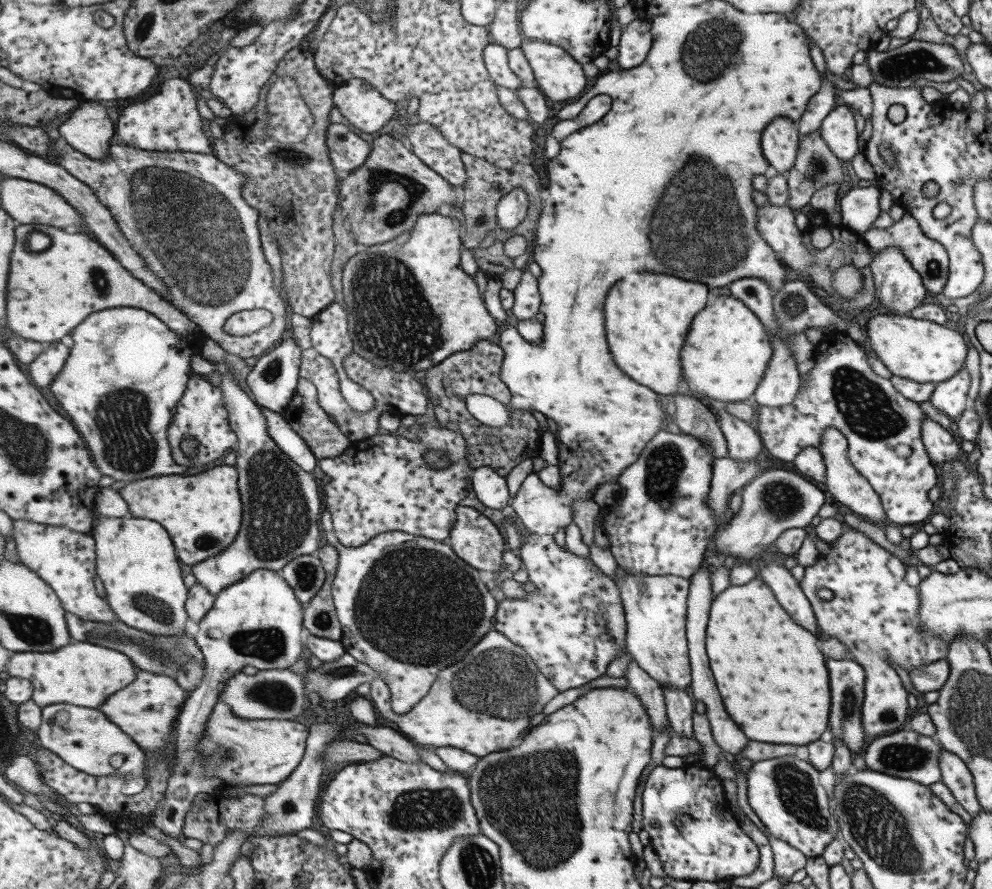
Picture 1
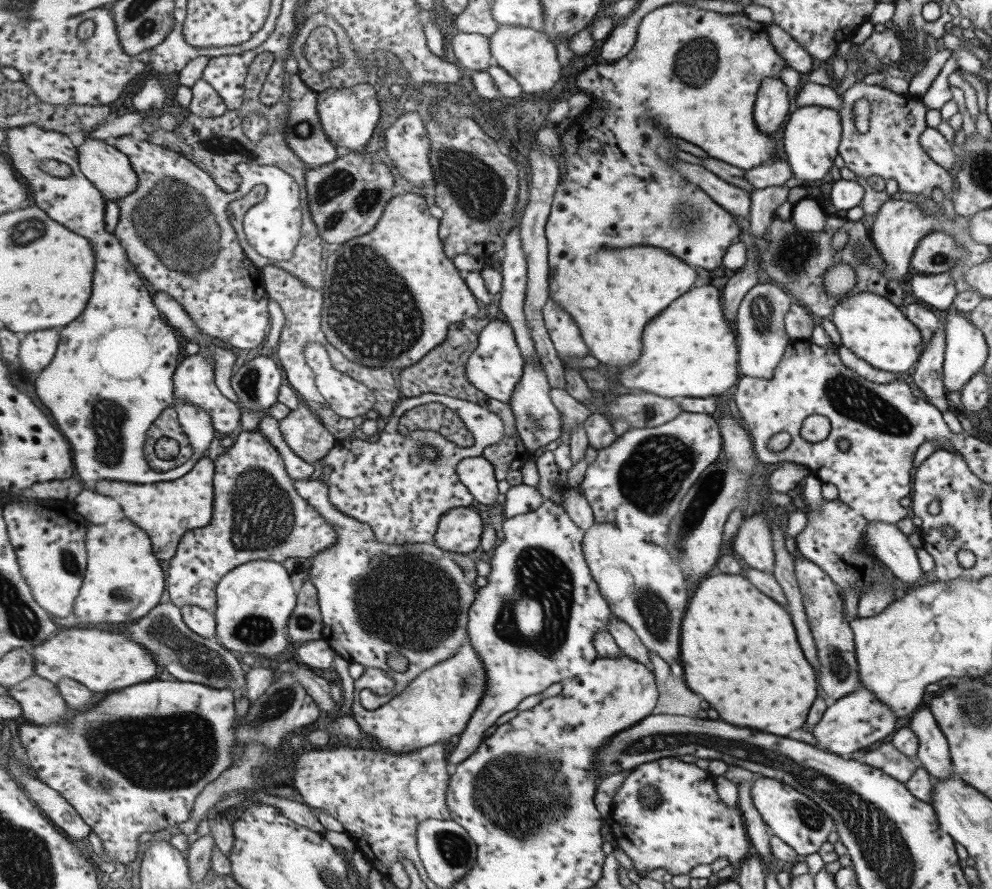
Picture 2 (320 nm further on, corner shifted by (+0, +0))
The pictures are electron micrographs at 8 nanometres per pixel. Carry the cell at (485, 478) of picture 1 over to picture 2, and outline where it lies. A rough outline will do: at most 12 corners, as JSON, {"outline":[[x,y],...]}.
{"outline":[[465,458],[458,475],[481,505],[502,499],[495,467]]}

